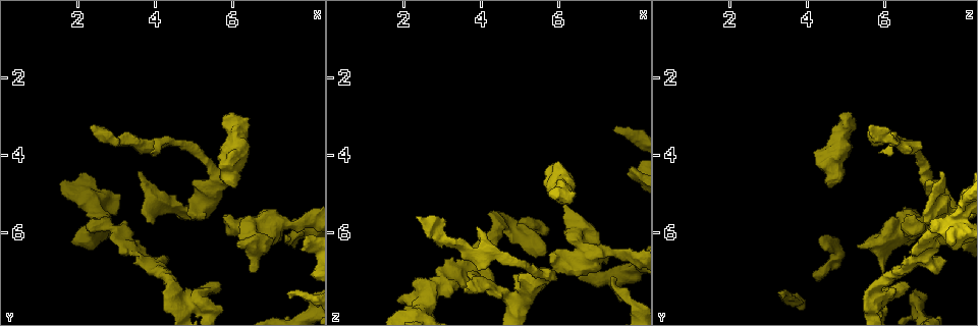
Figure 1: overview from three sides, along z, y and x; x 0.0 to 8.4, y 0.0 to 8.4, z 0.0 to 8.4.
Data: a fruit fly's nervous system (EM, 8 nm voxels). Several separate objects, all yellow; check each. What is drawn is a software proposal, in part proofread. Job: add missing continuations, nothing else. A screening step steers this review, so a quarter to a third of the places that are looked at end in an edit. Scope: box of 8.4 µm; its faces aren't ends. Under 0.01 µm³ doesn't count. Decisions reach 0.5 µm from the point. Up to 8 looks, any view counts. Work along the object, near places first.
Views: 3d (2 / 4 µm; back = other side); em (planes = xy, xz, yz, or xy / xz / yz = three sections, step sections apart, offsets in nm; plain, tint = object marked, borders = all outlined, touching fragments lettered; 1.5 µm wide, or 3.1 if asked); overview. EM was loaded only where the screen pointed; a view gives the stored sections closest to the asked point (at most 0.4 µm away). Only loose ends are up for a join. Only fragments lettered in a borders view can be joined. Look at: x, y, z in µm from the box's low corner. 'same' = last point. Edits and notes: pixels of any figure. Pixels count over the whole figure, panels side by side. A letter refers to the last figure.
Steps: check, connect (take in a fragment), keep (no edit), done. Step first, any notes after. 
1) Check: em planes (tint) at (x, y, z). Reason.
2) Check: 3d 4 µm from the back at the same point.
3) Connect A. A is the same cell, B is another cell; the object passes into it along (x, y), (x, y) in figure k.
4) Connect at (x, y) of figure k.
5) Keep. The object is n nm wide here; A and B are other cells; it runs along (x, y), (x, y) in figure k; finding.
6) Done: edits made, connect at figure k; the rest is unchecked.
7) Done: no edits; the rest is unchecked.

Check: em yz step 8 (borders) at (3.90, 3.95, 5.90). Free end.

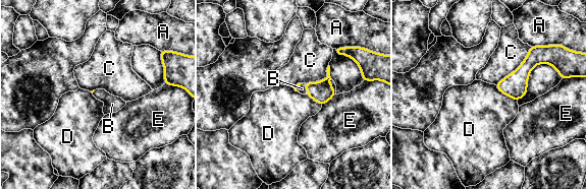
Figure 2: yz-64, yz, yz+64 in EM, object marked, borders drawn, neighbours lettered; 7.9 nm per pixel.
Connect B. B is the same cell, A, C, D and E are other cells; the object passes into it along (322, 91), (306, 87), (302, 88) in figure 2; the cell continues.

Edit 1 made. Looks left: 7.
Check: overview.

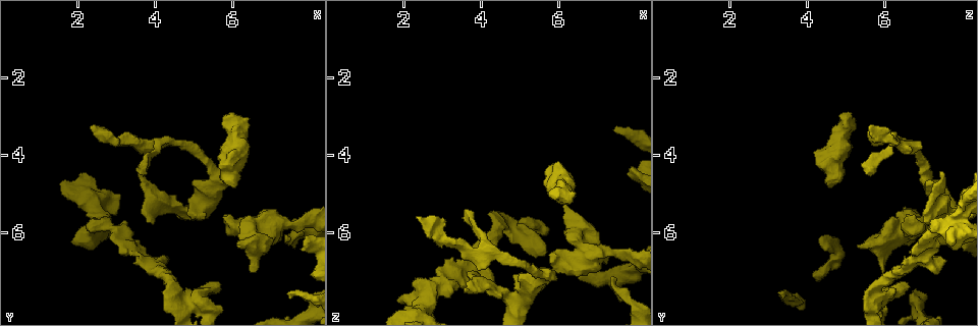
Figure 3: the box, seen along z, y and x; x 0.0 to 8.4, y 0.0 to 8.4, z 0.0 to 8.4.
Check: em yz step 8 (borders) at (4.25, 6.65, 7.60). An open end.

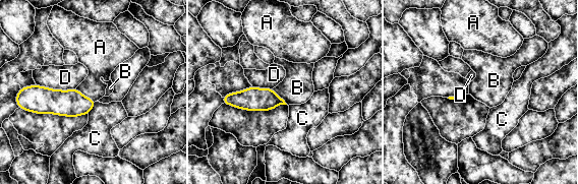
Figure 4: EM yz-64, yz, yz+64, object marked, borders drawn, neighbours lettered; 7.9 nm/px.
Check: em planes (borders) at the same point.

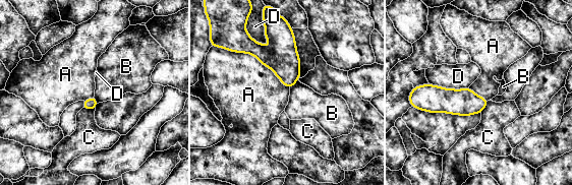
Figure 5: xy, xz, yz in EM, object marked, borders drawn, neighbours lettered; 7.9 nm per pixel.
Keep. A, B, C and D are other cells; none of them fits.

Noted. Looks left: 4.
Check: 3d 4 µm at (6.15, 6.40, 5.30). Branch stops here.

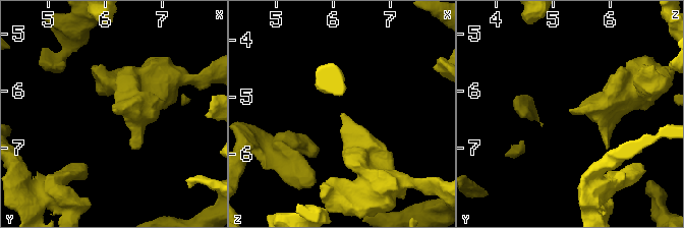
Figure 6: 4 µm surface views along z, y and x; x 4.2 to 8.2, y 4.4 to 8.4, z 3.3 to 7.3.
Check: em xz step 8 (tint) at (6.10, 6.35, 5.30). Shape alone is not enough.

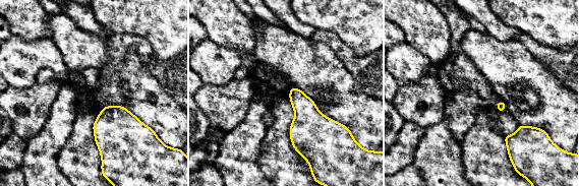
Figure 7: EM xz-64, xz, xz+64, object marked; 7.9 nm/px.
Check: em xz step 8 (borders) at the same point. What lies round it.

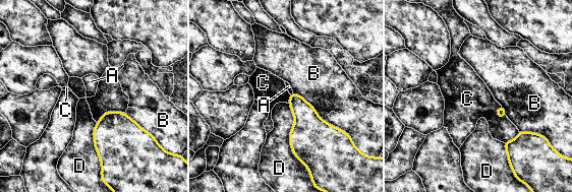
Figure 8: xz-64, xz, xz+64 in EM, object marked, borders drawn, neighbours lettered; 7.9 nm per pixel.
Keep. A, B, C and D are other cells; a border runs along (495, 109), (498, 119), (507, 118) in figure 8; none of them fits.

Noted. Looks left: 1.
Check: em planes (borders) at (7.90, 6.15, 4.35). An open end.

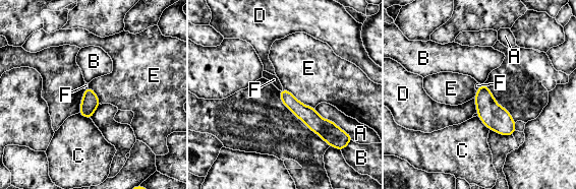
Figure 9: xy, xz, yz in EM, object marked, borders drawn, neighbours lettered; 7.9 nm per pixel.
Keep. The object is 110 nm wide here; A, B, C, D, E and F are other cells; a border runs along (283, 87), (300, 102), (314, 108) in figure 9; none of them fits.

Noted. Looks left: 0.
Done: edits made, connect at figure 2; the rest is unchecked.

